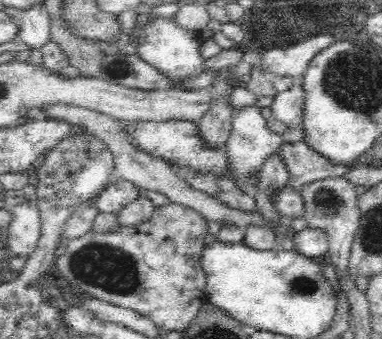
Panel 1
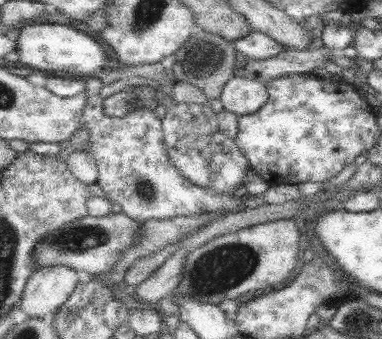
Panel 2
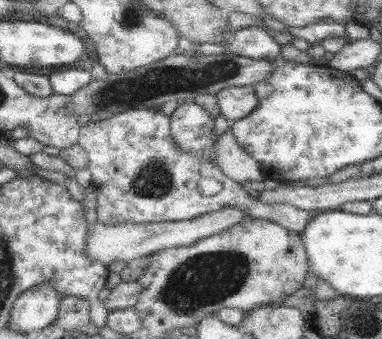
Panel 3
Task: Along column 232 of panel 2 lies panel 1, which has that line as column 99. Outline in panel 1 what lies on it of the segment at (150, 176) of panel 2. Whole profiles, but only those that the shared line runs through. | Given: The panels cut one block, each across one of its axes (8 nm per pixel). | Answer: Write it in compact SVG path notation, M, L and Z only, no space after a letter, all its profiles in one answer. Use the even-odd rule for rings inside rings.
M118 180L116 184L110 184L110 188L102 190L102 194L98 194L94 198L96 206L100 212L106 214L120 214L120 210L124 210L128 204L136 202L140 198L140 188L134 186L128 180Z

